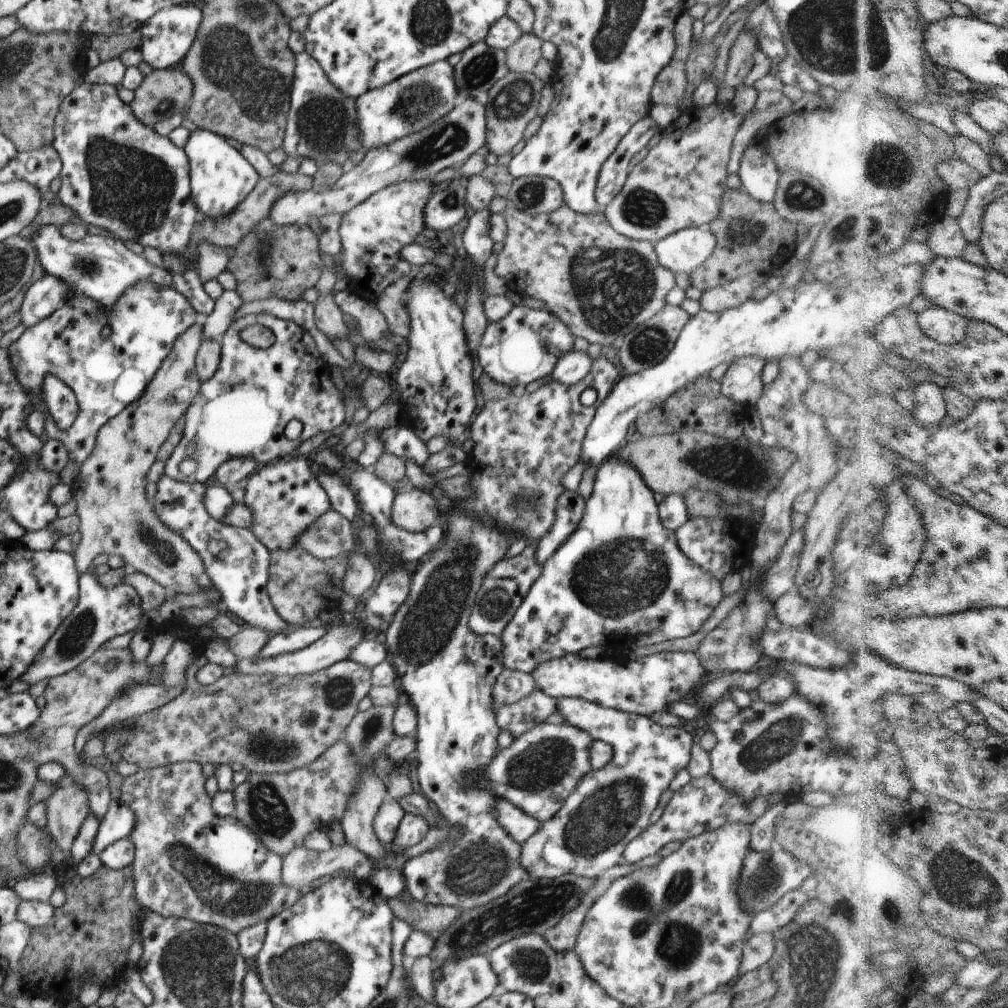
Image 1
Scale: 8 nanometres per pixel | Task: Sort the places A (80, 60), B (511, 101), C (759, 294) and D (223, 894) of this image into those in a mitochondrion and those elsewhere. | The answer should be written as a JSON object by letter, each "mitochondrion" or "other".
{"A":"other","B":"mitochondrion","C":"other","D":"mitochondrion"}

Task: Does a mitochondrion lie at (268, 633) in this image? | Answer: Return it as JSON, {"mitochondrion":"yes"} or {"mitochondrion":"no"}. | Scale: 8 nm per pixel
{"mitochondrion":"no"}

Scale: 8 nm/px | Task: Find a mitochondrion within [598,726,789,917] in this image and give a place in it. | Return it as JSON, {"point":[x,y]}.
{"point":[750,762]}

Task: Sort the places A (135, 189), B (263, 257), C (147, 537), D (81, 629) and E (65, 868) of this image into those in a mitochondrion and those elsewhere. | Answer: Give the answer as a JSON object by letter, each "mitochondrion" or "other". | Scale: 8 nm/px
{"A":"mitochondrion","B":"mitochondrion","C":"mitochondrion","D":"mitochondrion","E":"other"}

